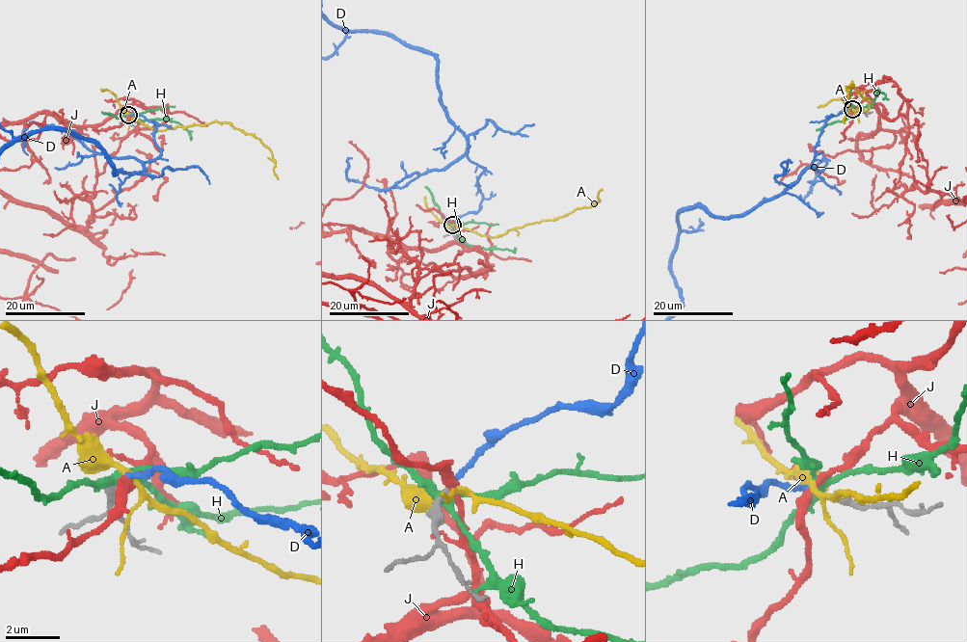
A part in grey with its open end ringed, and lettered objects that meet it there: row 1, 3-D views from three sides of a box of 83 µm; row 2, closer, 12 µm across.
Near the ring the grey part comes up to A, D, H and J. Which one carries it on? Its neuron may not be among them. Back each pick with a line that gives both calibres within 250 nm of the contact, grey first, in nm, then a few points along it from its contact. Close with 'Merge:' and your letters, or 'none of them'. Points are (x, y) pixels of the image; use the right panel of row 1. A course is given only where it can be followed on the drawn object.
D: Thickness 180 nm (grey) against 180 nm. Its course: (852, 109), (781, 194), (739, 215), (679, 213), (682, 307)
Merge: D

